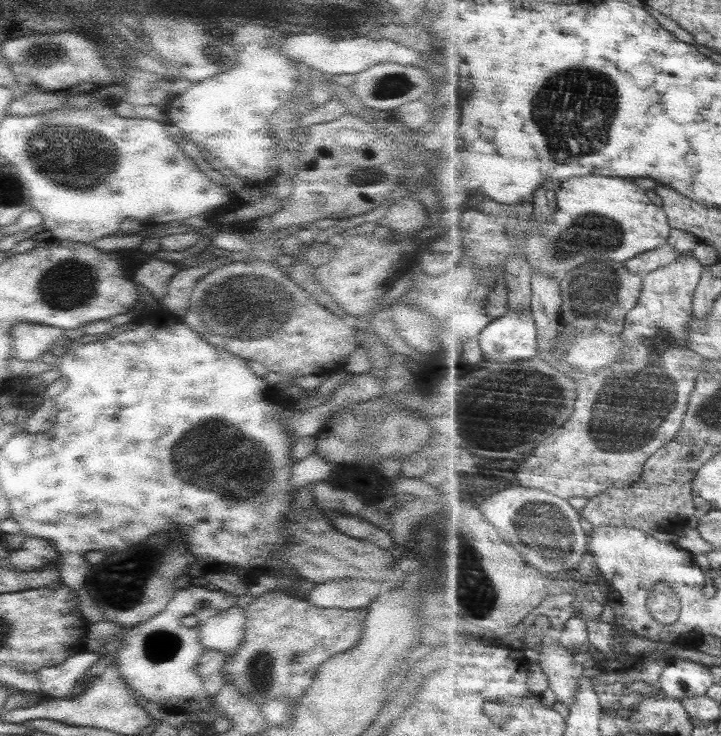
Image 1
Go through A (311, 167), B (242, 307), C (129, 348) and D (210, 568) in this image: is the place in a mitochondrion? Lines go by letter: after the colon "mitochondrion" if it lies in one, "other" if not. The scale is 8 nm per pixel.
A: other
B: mitochondrion
C: other
D: other

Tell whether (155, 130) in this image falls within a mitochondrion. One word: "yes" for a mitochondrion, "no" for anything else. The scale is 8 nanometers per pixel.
no

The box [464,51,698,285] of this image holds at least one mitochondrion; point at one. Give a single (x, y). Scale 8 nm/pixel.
(571, 126)

